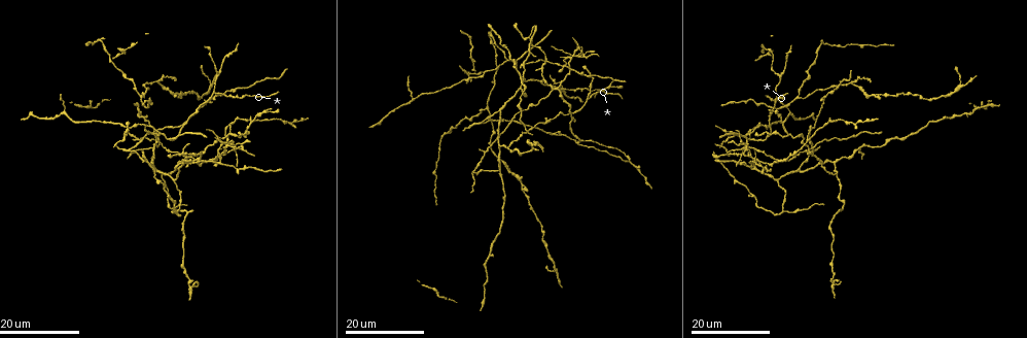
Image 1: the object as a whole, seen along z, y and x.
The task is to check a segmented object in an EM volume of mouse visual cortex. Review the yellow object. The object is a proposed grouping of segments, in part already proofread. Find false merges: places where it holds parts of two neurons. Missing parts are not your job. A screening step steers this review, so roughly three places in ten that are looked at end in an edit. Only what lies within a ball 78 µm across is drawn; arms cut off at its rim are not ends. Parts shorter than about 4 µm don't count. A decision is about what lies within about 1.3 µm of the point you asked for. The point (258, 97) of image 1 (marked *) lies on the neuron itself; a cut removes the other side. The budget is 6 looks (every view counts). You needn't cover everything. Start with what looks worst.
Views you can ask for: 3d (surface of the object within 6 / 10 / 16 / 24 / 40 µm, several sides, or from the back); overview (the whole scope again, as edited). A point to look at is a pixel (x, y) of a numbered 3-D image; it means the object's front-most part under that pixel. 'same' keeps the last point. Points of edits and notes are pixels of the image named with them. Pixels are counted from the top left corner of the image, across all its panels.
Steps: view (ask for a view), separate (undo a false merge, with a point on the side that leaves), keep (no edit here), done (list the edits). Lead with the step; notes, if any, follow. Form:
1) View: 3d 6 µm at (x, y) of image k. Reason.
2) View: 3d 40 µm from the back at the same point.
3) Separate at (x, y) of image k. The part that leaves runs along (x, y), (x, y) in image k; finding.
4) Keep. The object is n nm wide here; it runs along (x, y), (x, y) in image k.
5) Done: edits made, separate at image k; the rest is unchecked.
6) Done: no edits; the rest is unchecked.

View: 3d 24 µm at (214, 93) of image 1. Three-way junction.

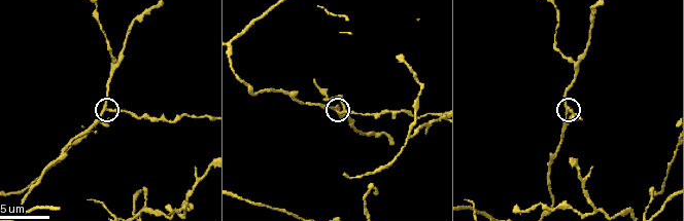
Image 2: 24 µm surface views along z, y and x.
View: 3d 10 µm at (104, 109) of image 2.

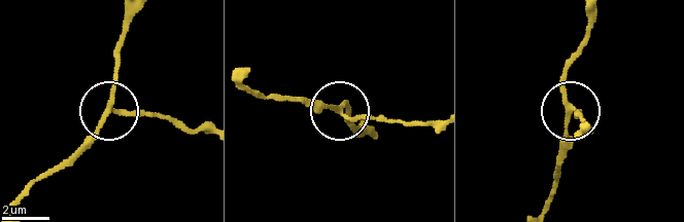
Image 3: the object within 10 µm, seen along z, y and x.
Keep. It runs along (583, 131), (568, 94), (568, 60) in image 3; all the same neuron.

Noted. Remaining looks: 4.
View: 3d 16 µm at (192, 185) of image 2.

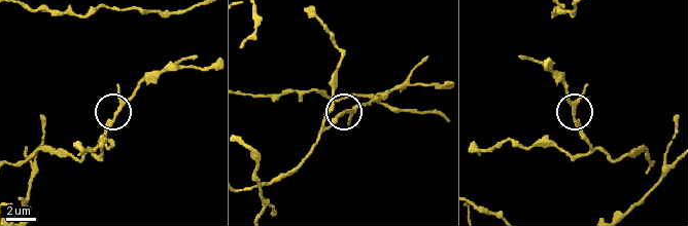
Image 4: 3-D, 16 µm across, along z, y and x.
Keep. 3 arms meet here; all the same neuron.

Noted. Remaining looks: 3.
View: 3d 24 µm at (778, 158) of image 1. A fork.

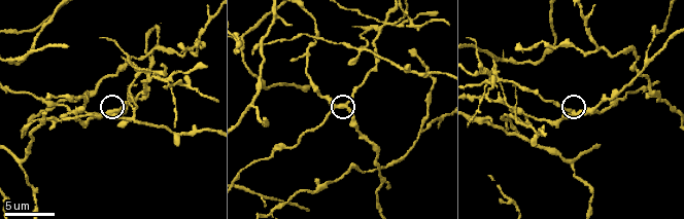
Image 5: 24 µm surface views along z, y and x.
View: 3d 10 µm at (575, 111) of image 5.

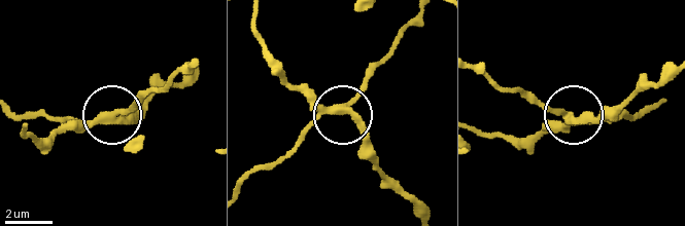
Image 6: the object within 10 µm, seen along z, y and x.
Separate at (307, 130) of image 6. The part that leaves runs along (331, 108), (279, 158), (249, 177) in image 6; a second neuron is stuck on.

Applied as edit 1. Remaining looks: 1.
Done: edits made, separate at image 6; the rest is unchecked.

